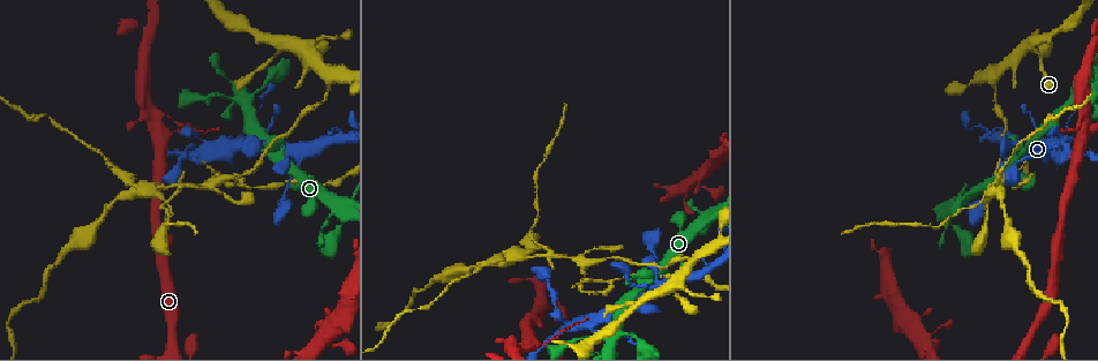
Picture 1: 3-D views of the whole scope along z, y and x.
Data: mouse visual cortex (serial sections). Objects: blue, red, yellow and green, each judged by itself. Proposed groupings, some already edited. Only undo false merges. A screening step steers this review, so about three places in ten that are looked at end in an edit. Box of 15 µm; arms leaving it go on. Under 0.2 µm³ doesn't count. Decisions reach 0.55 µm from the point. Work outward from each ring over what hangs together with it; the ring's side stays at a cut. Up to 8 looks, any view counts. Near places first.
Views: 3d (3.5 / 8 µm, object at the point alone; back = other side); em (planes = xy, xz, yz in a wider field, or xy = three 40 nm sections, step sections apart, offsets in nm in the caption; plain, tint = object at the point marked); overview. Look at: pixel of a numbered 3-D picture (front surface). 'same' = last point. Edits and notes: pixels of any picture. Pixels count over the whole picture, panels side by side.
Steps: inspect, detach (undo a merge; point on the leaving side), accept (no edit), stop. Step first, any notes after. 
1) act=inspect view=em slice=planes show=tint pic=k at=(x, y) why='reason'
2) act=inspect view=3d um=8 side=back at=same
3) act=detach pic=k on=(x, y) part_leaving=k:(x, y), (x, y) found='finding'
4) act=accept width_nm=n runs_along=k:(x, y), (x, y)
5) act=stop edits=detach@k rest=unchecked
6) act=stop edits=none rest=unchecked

act=inspect view=3d um=3.5 pic=1 at=(173, 121)

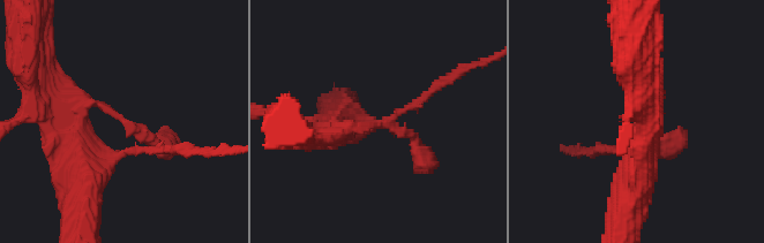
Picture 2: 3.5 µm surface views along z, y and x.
act=inspect view=em slice=xy step=2 show=tint pic=2 at=(381, 123) arm_widths_nm=200,300

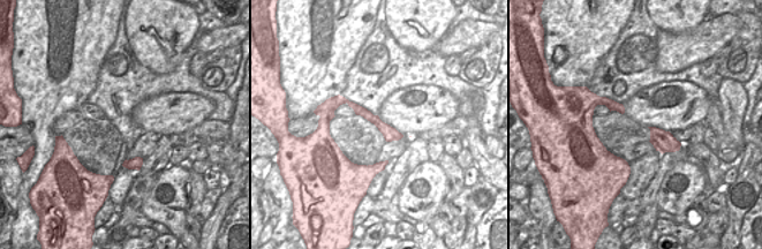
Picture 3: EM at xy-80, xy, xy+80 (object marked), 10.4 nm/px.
act=accept runs_along=2:(331, 133), (391, 124), (416, 139), (422, 168) found='one cell here'

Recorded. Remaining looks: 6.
act=inspect view=3d um=3.5 pic=1 at=(281, 47) why='narrows sharply'

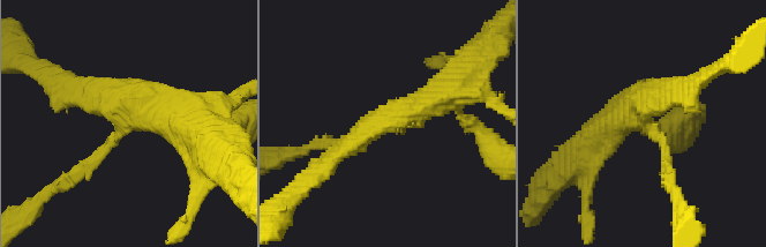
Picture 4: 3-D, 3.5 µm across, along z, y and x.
act=inspect view=em slice=xy step=1 show=plain pic=4 at=(649, 123)

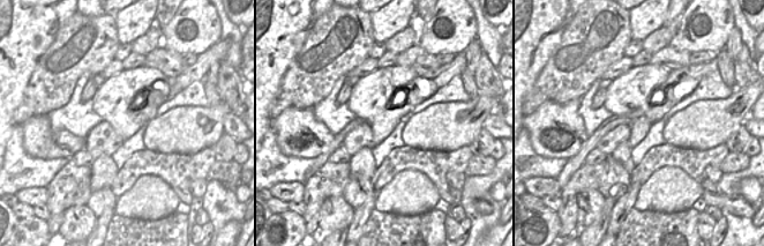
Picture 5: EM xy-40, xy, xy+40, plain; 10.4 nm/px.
act=inspect view=em slice=xy step=1 show=tint at=same

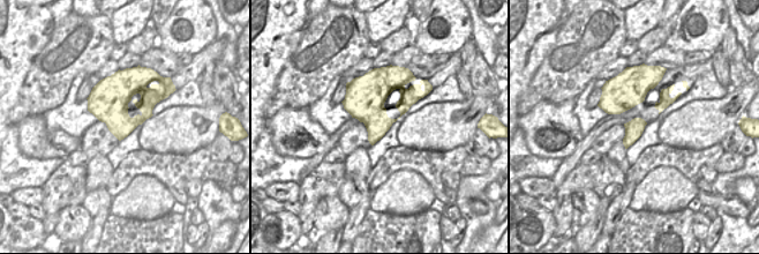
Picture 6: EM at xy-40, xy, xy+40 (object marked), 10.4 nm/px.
act=accept width_nm=360 runs_along=4:(333, 142), (366, 139), (447, 83) found='all the same cell'

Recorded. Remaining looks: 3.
act=inspect view=3d um=3.5 side=back pic=1 at=(323, 100)

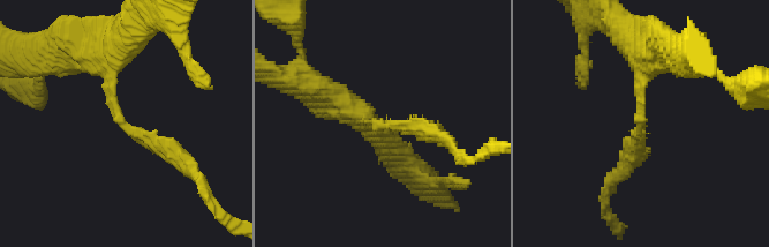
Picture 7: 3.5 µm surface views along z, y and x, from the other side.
act=inspect view=em slice=xy step=1 show=tint pic=7 at=(641, 127) why='need the tissue'

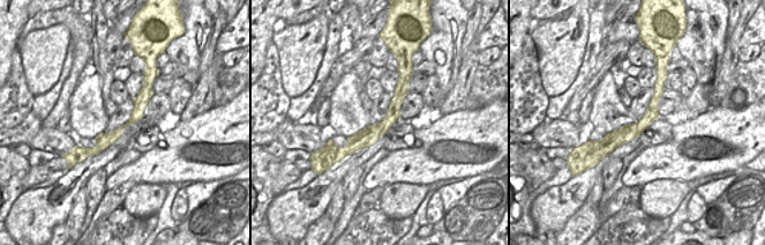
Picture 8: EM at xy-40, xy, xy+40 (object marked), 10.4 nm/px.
act=detach pic=7 on=(166, 143) part_leaving=7:(132, 132), (174, 150), (206, 196) found='two cells meet here'

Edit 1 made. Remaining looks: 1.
act=stop edits=detach@7 rest=unchecked

